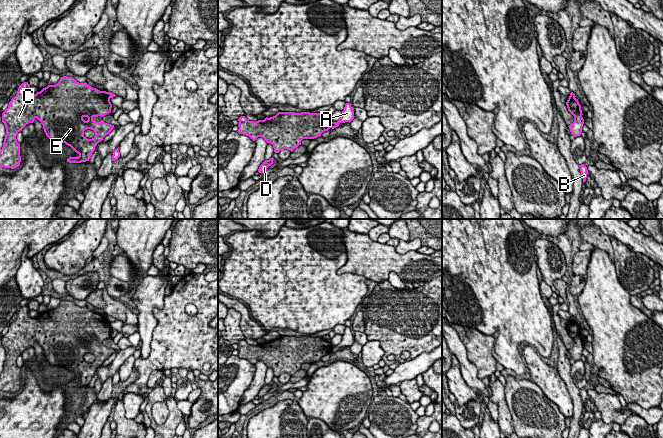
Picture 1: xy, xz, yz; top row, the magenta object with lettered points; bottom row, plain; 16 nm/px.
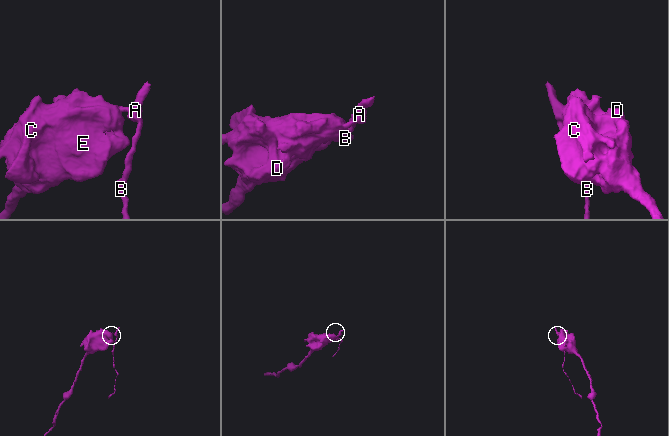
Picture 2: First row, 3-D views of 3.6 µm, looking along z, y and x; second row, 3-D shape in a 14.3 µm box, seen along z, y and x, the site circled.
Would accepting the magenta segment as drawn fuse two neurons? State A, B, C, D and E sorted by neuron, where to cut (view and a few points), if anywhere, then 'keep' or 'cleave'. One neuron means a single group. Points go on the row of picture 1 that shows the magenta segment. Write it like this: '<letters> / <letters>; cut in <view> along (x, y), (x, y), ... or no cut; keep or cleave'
A B / C D E; cut in xz along (333, 122), (331, 127); cleave

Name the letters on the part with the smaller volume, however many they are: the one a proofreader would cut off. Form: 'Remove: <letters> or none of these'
Remove: A, B

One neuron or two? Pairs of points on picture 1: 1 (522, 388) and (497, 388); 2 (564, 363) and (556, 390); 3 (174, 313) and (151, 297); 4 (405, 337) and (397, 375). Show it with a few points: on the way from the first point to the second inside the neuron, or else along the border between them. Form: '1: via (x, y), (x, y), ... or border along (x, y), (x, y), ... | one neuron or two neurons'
1: border along (503, 386), (506, 404), (510, 411) | two neurons
2: border along (556, 369), (571, 397) | two neurons
3: border along (164, 296), (164, 305), (153, 310), (154, 327) | two neurons
4: border along (422, 353), (400, 363) | two neurons

